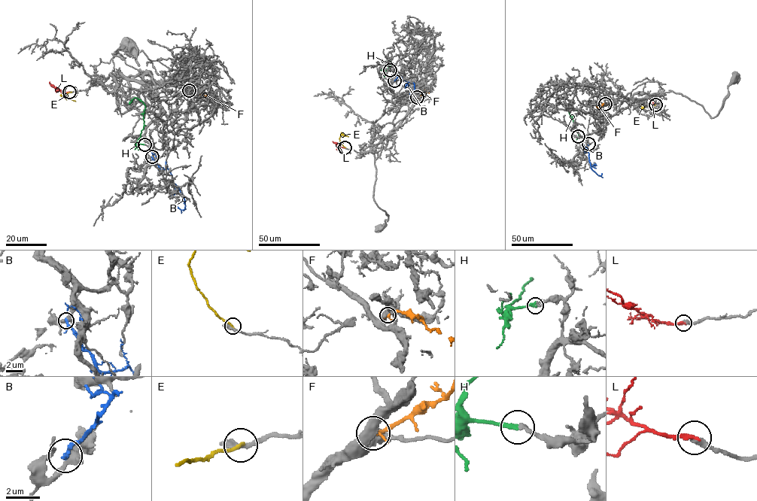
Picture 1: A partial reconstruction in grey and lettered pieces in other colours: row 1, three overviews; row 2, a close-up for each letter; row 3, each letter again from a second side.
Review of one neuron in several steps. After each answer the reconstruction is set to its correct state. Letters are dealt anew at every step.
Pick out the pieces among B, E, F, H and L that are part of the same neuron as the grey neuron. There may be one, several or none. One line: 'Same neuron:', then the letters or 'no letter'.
Same neuron: H, L

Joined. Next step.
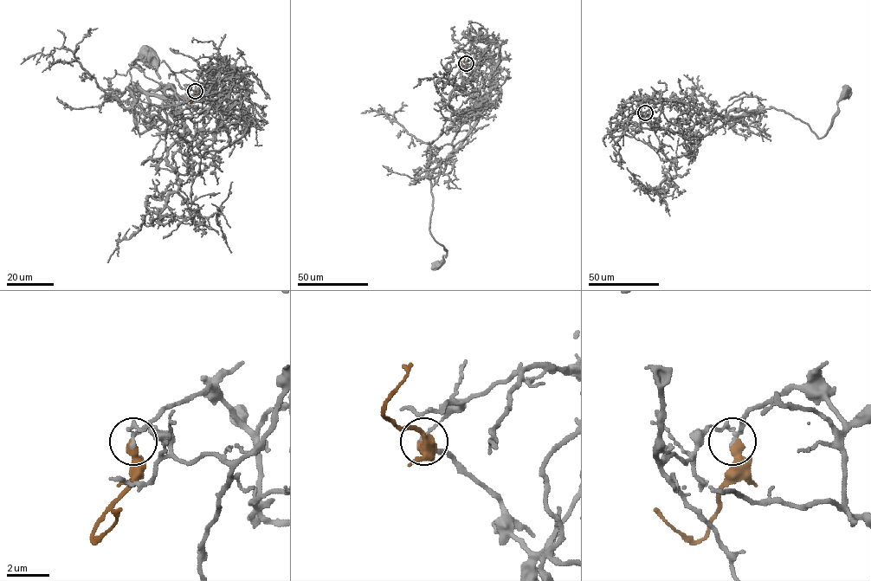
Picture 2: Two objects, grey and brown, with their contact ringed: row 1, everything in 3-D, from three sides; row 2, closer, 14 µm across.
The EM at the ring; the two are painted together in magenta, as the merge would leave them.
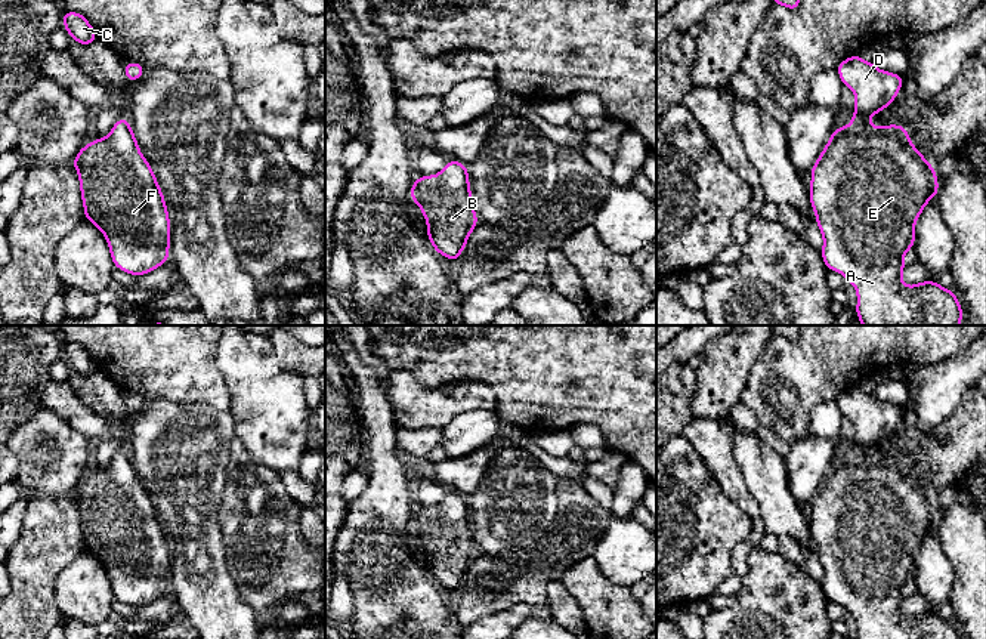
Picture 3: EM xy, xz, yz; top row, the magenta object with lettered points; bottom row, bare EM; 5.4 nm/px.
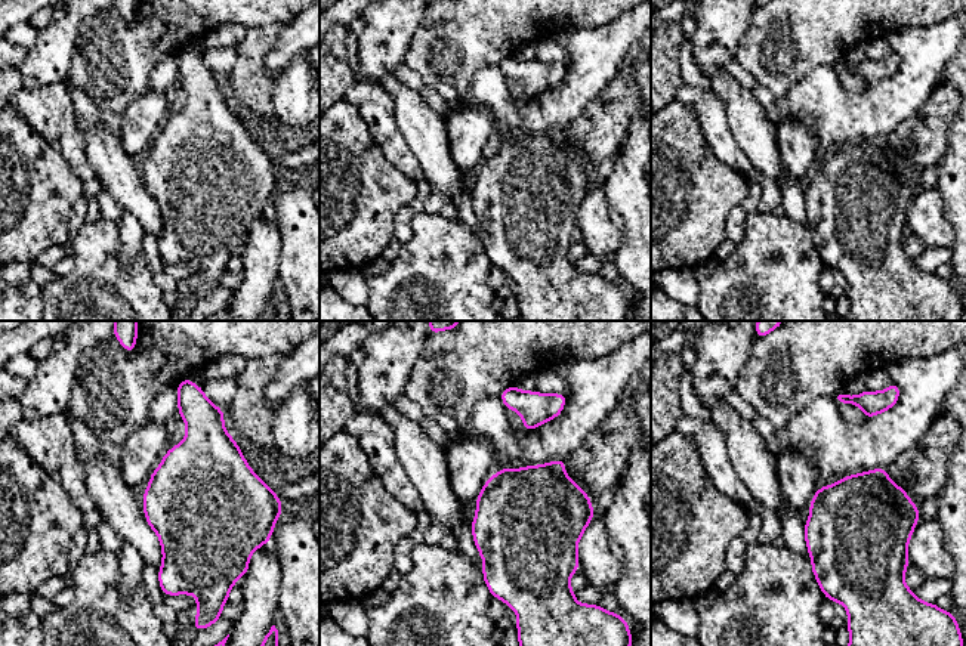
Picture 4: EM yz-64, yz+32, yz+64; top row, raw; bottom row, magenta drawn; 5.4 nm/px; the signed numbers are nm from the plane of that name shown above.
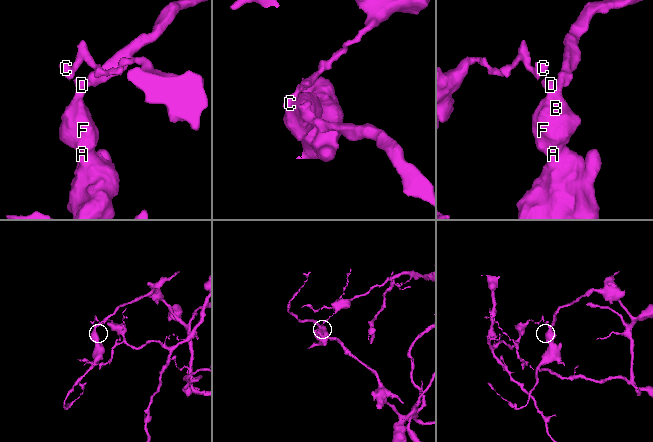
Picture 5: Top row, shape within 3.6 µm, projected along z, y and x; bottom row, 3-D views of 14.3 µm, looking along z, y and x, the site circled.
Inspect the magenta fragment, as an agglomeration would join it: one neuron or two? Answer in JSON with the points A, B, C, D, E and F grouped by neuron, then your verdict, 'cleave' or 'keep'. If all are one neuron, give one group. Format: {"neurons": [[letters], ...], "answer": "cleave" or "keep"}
{"neurons": [["A", "B", "C", "D", "E", "F"]], "answer": "keep"}

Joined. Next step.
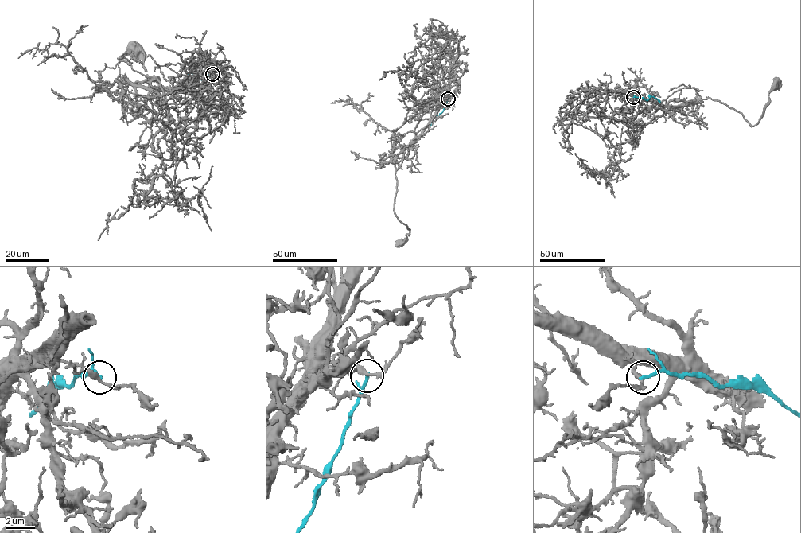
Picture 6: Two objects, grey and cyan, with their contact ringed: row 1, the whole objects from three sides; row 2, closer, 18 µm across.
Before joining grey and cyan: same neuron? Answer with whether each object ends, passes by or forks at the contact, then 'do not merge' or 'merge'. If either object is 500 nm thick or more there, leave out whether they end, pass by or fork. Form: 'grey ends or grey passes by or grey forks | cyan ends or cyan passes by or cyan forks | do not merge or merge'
grey passes by | cyan ends | do not merge

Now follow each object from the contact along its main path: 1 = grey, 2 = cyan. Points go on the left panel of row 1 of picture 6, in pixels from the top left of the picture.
1: (212, 75), (161, 88), (137, 87), (125, 75), (126, 122), (143, 111), (149, 92), (143, 58), (133, 48)
2: (212, 74), (202, 79), (188, 72), (186, 83)

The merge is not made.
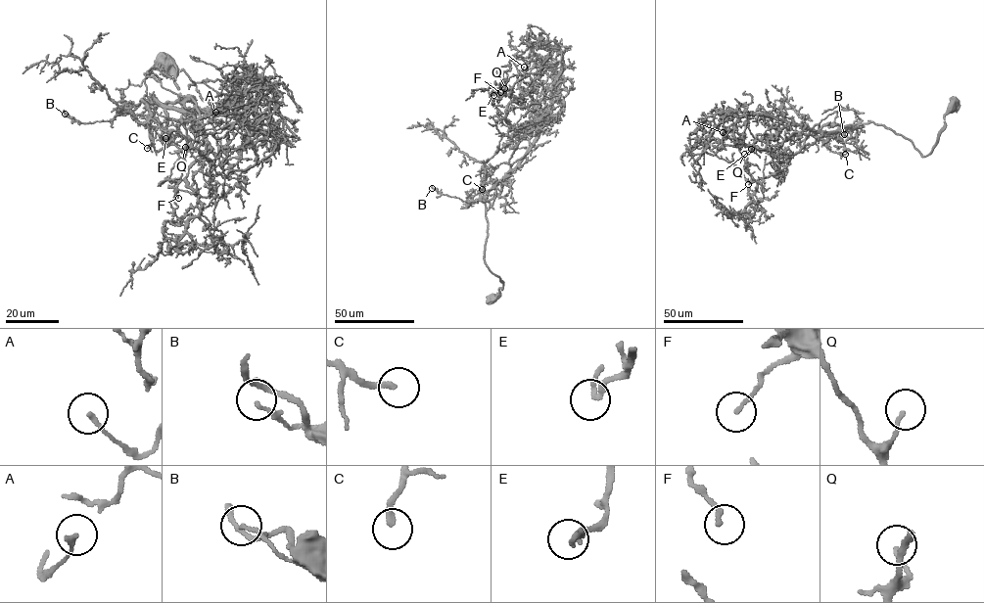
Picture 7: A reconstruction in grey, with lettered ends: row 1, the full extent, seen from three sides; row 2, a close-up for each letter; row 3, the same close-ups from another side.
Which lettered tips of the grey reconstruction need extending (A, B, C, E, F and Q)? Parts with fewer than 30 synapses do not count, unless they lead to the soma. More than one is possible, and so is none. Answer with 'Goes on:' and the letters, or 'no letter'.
Goes on: C

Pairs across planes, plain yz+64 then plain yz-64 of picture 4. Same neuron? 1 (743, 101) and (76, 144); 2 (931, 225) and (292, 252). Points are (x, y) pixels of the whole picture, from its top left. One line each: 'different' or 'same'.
1: different
2: different

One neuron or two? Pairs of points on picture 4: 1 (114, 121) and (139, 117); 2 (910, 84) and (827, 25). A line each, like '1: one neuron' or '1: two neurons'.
1: two neurons
2: two neurons

